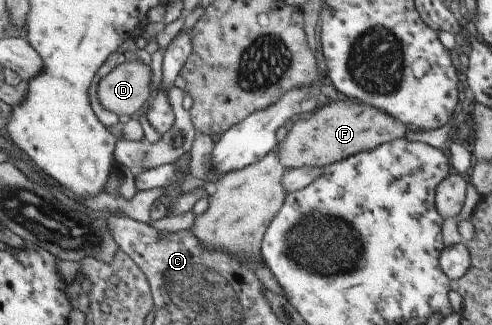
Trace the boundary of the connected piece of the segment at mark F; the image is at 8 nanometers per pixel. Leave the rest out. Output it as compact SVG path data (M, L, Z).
M352 99L328 100L319 105L311 117L295 121L289 127L287 137L275 148L279 151L281 165L289 170L301 167L322 168L356 153L373 151L395 139L403 139L409 131L405 123L397 121L385 111L379 111L377 107L355 103Z

